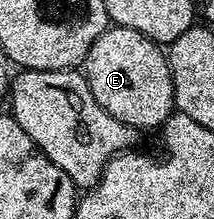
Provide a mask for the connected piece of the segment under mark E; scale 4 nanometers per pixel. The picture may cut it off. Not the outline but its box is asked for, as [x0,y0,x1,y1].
[85,26,179,130]

